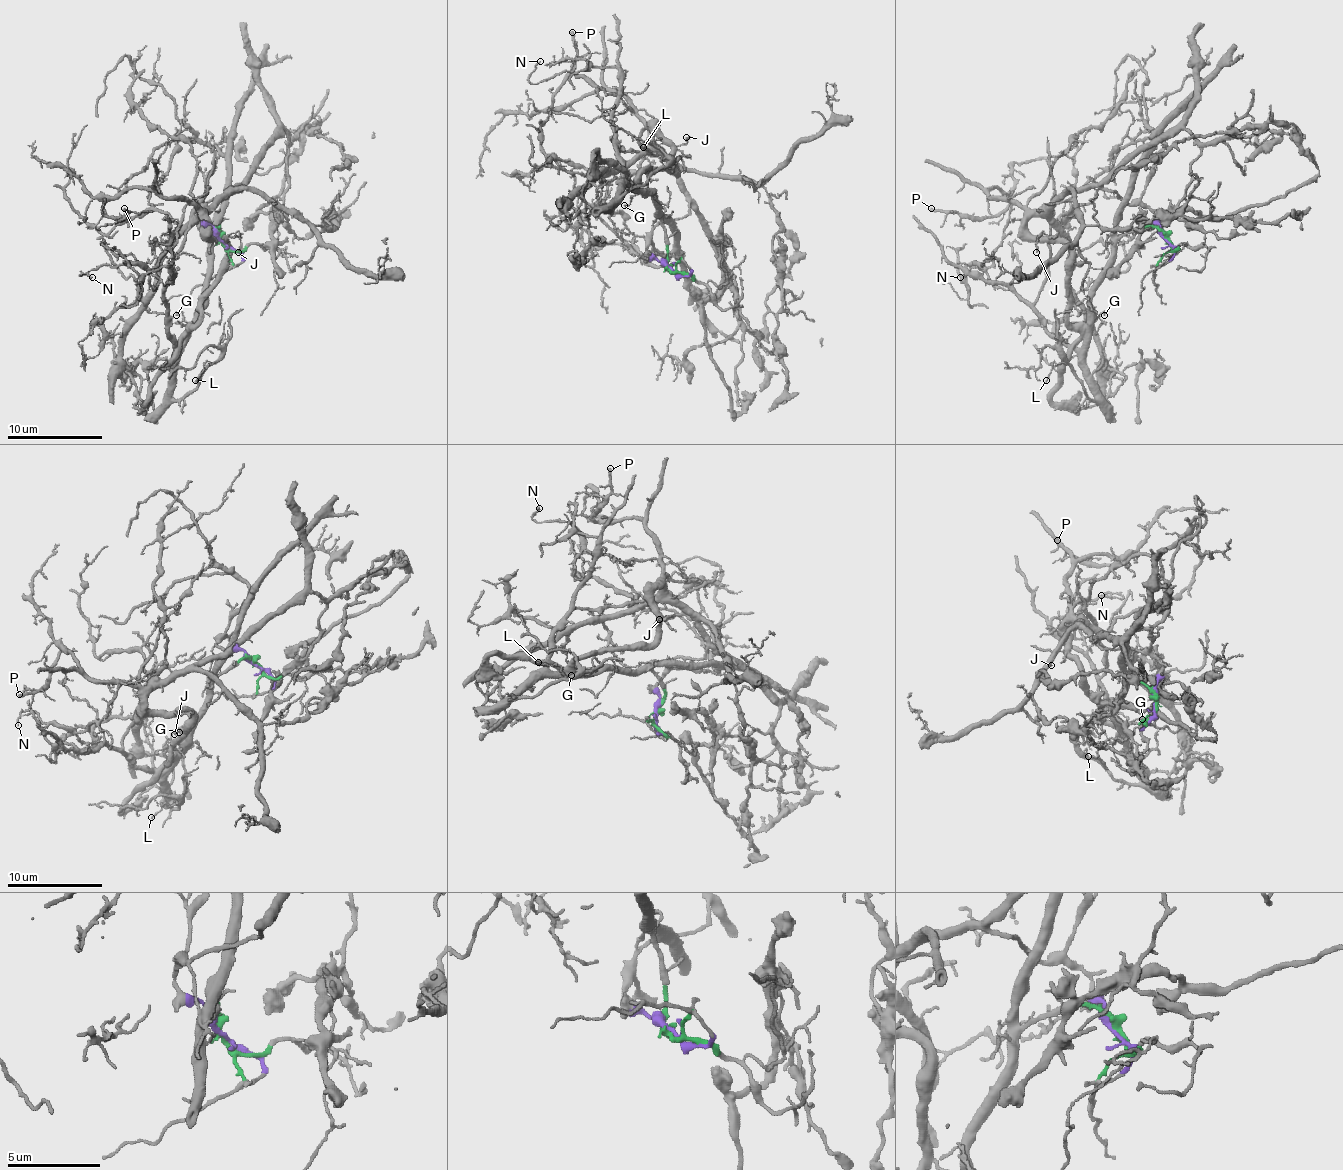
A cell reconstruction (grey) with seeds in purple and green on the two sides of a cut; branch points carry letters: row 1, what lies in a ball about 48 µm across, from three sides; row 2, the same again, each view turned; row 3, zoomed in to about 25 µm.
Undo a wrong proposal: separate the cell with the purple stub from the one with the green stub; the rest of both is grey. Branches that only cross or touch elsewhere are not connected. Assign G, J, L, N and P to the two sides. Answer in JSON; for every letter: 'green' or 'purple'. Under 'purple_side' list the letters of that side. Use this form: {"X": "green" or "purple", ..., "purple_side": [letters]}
{"G": "green", "J": "purple", "L": "green", "N": "purple", "P": "purple", "purple_side": ["J", "N", "P"]}

